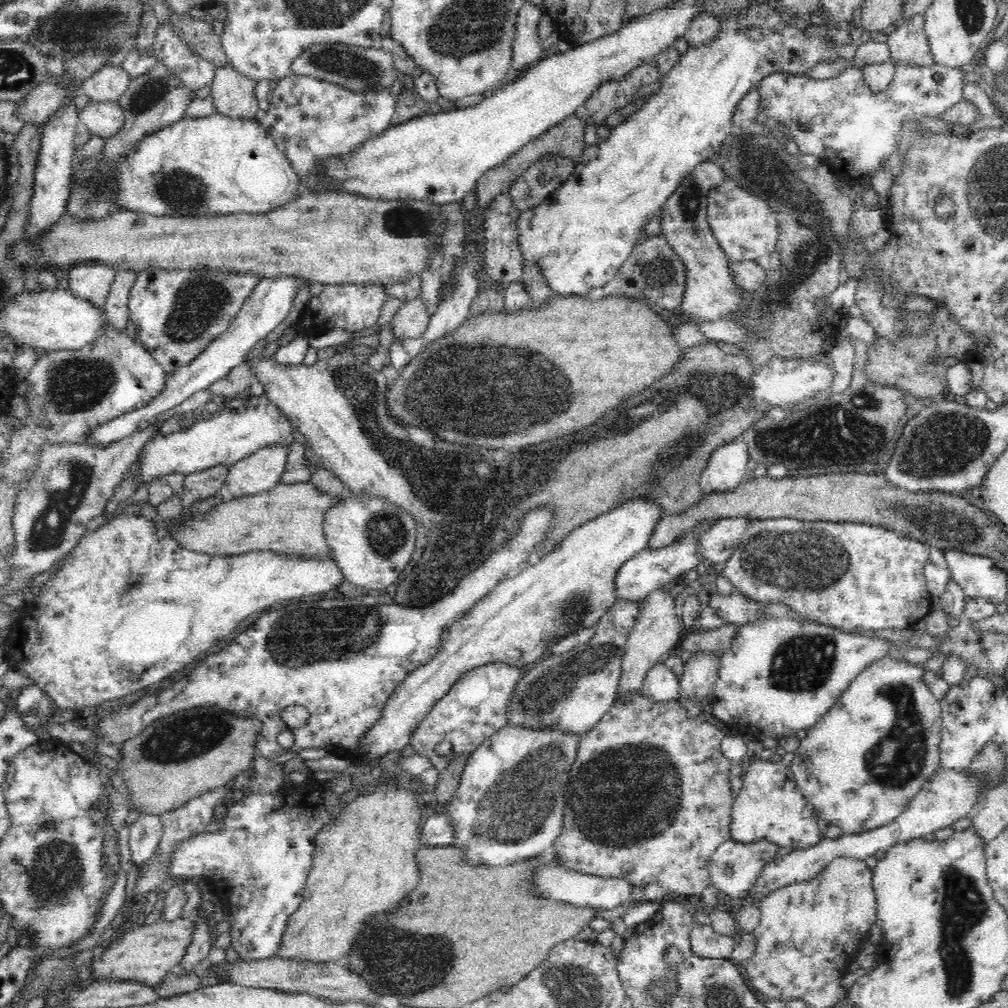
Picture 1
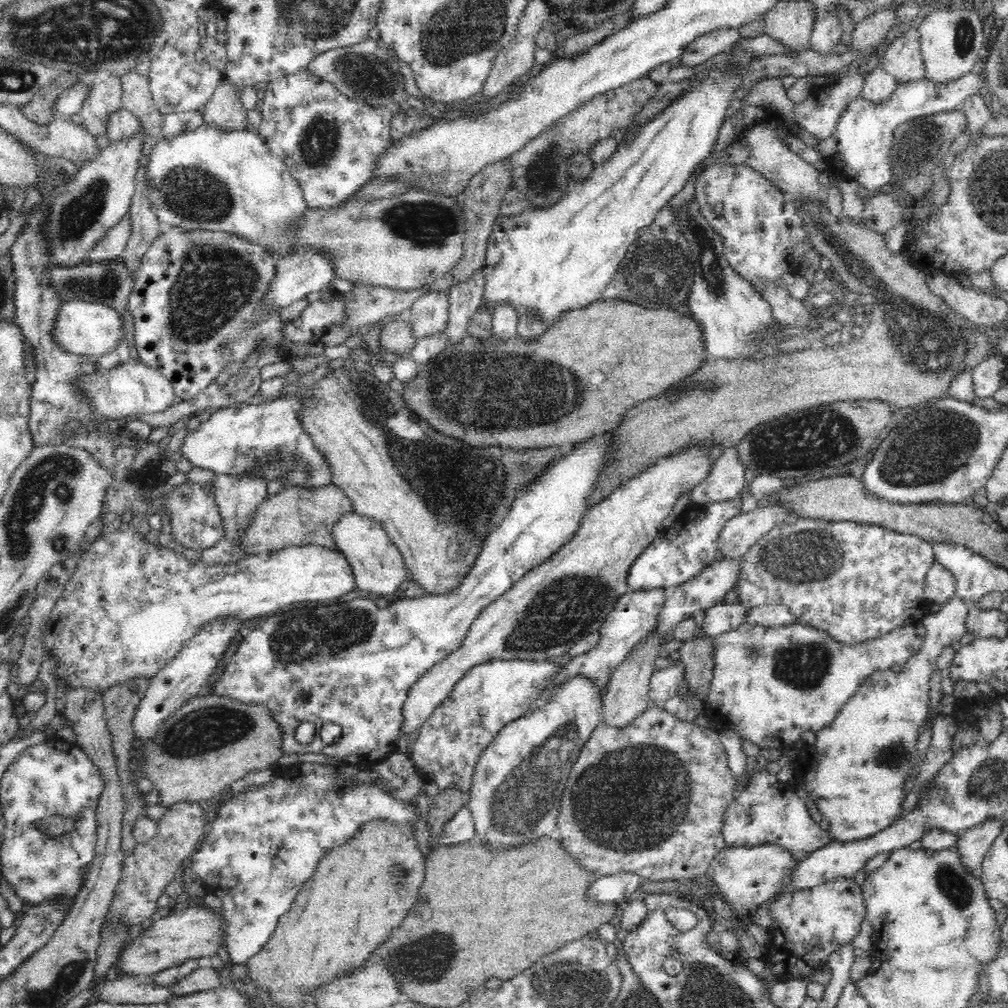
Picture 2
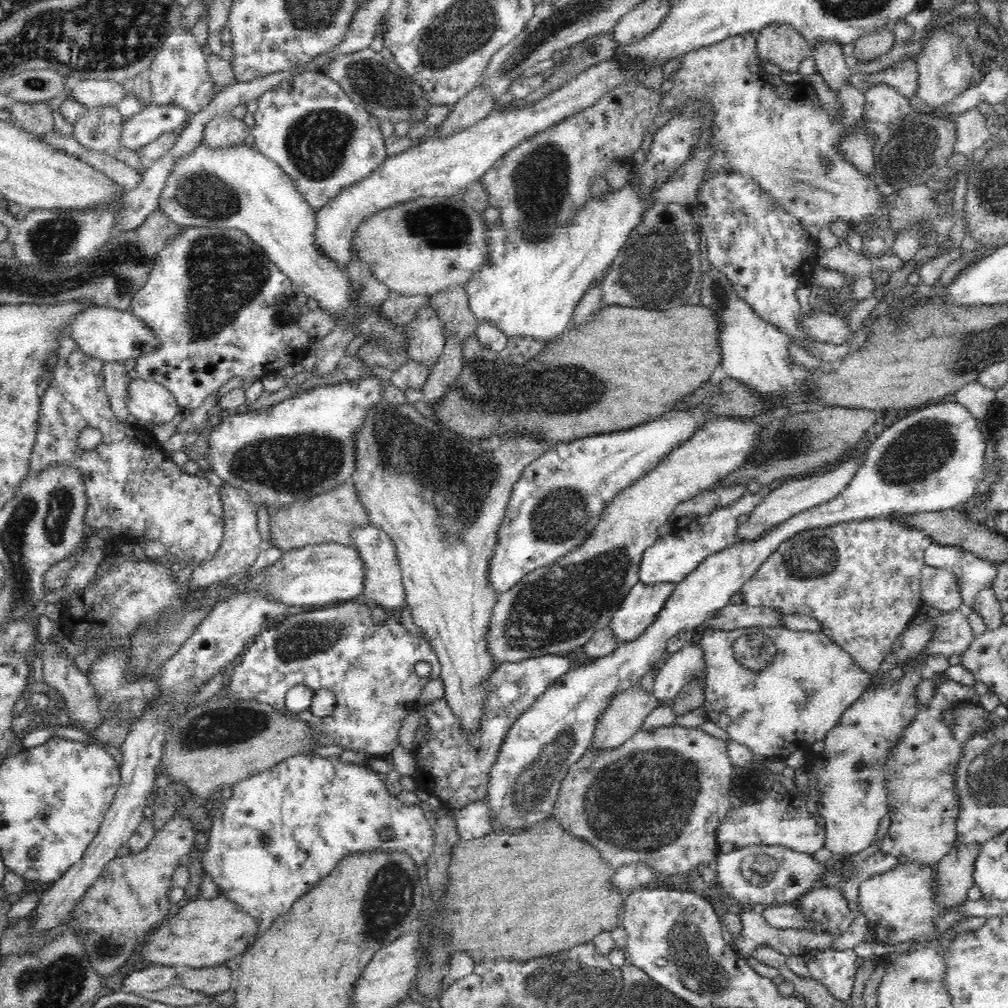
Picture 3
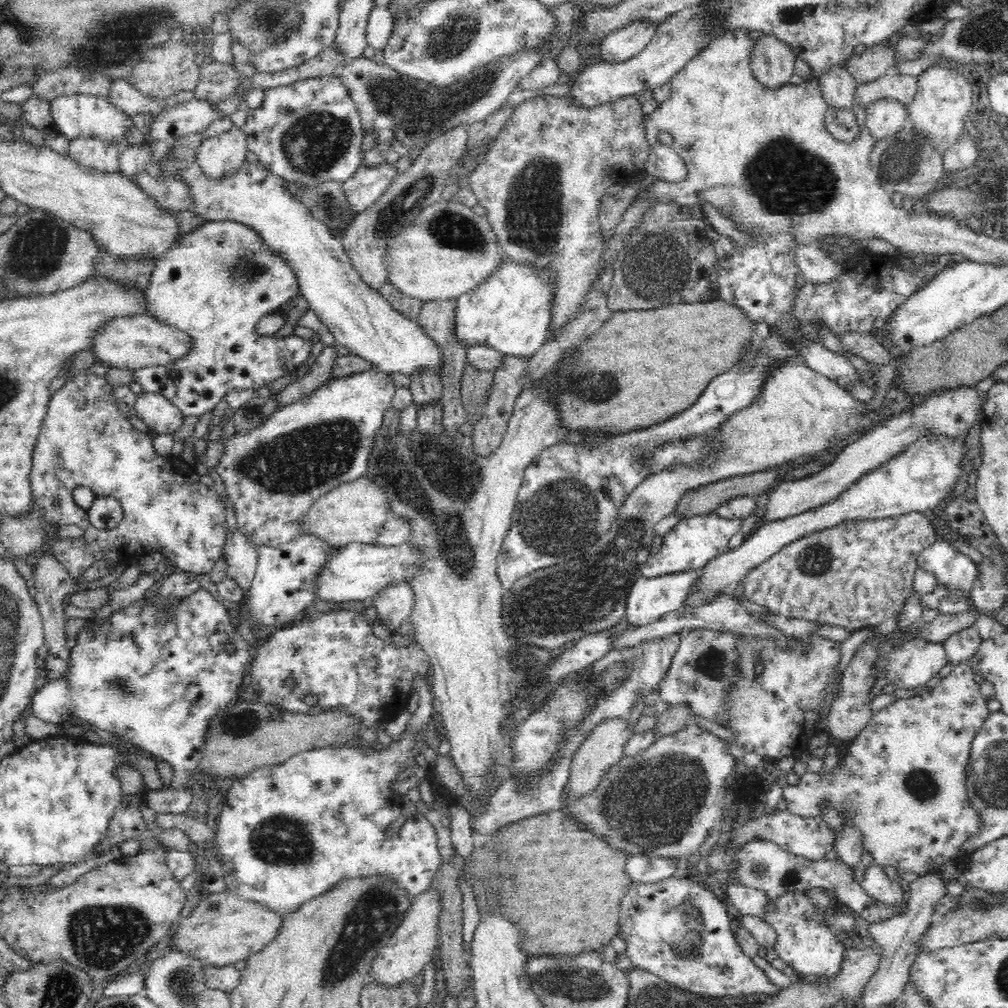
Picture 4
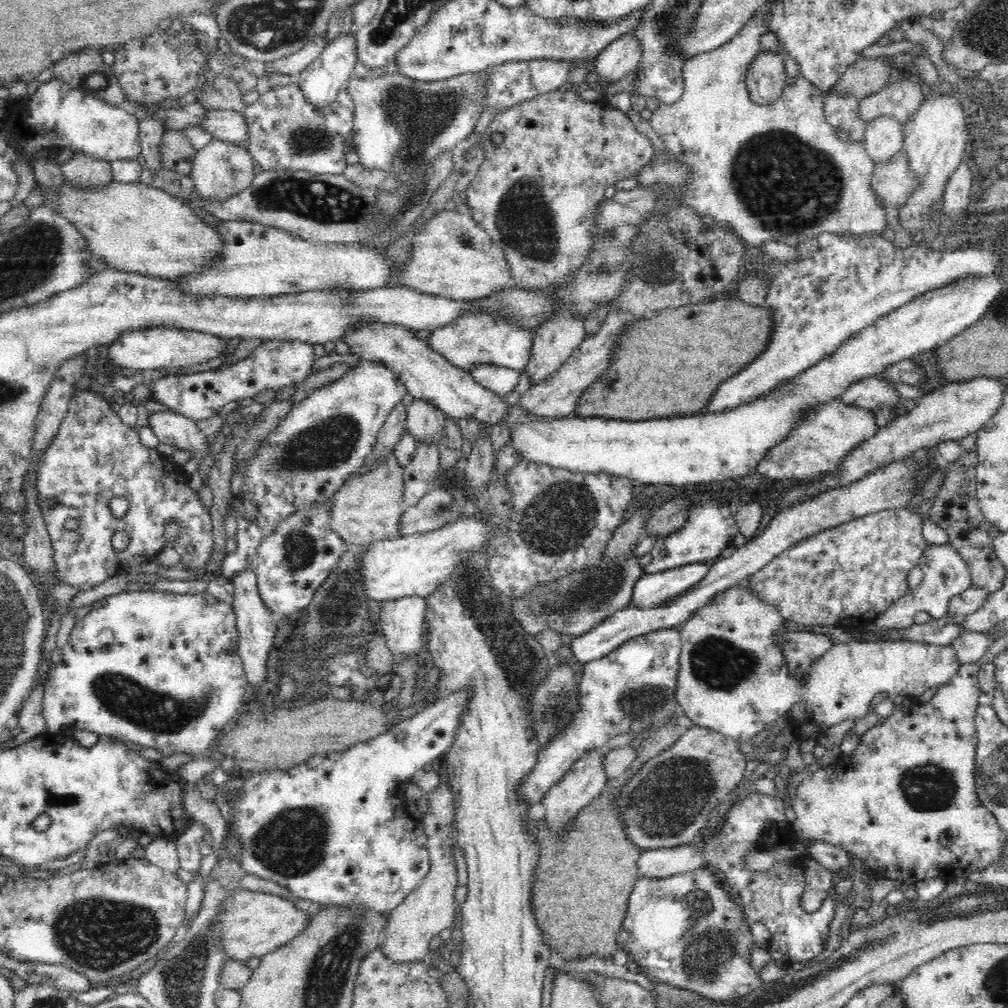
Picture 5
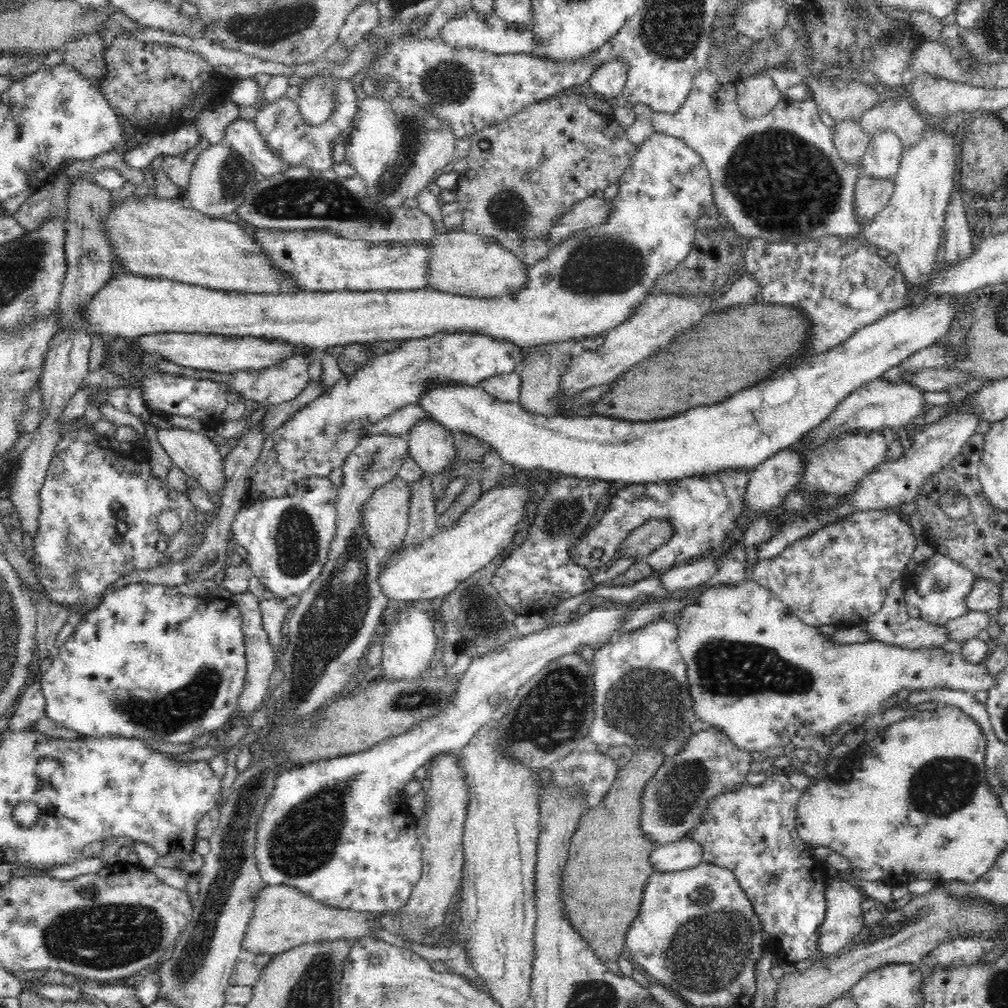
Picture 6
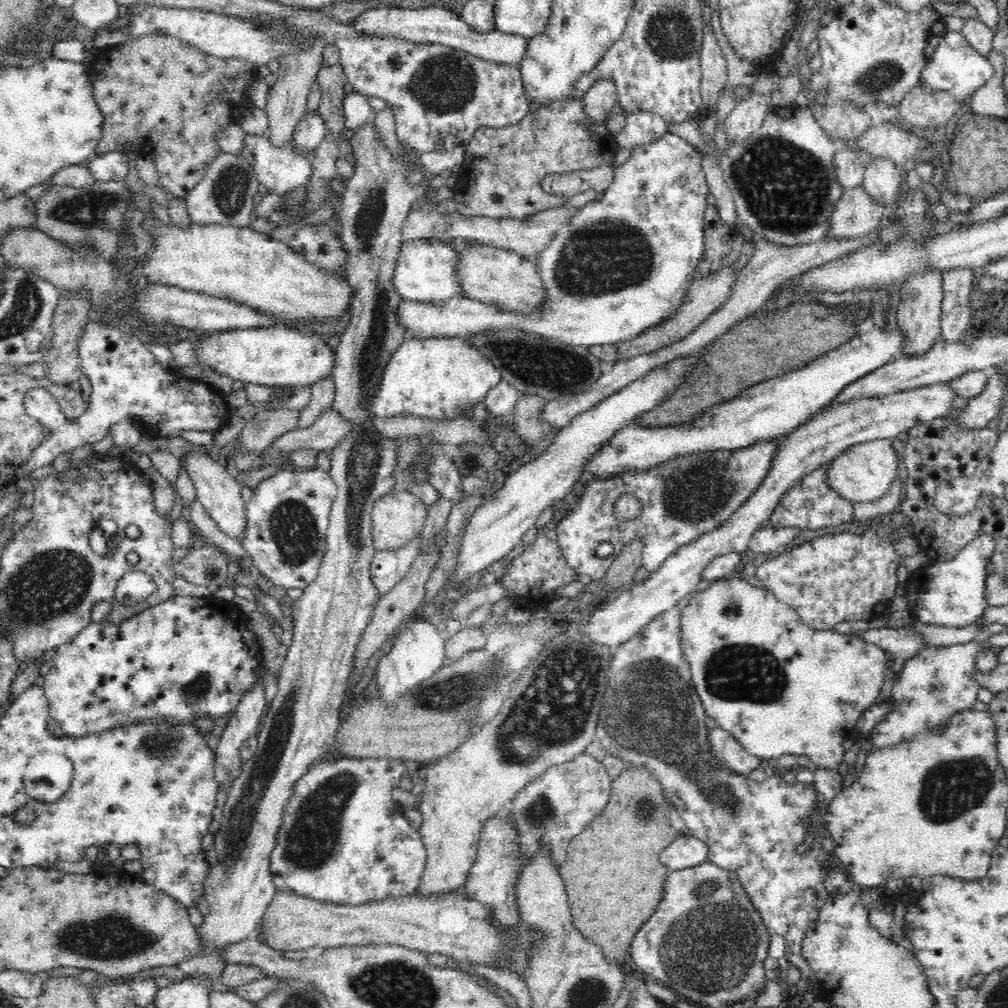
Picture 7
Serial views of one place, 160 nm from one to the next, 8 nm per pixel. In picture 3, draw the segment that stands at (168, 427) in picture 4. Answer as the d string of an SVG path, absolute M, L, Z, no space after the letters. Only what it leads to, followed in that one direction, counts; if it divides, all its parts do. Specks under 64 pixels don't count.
M140 377L128 382L125 405L132 421L152 421L159 425L172 420L182 410L166 387Z

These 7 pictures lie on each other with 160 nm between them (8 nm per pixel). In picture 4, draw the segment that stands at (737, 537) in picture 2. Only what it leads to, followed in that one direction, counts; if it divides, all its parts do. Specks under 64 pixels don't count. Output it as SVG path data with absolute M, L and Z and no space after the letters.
M963 387L955 390L931 394L920 404L916 404L909 412L902 412L890 415L881 424L876 424L870 431L844 447L844 450L837 454L833 462L817 474L794 479L792 481L782 480L772 490L766 504L766 512L759 524L768 521L780 521L786 518L797 516L807 510L818 508L828 504L832 499L840 496L849 486L852 486L856 479L868 474L877 466L884 464L893 454L900 452L906 445L913 443L920 434L932 431L952 437L964 437L972 428L982 411L982 400L980 393L974 387Z

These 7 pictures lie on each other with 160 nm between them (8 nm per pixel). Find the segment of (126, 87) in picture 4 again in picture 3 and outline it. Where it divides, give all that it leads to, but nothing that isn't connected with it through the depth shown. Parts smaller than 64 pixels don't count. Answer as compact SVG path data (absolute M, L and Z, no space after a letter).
M78 79L74 83L74 88L70 89L69 96L78 104L81 104L81 107L85 108L85 110L91 109L96 105L107 105L110 103L112 103L112 105L118 106L119 102L121 101L121 98L124 96L126 86L128 87L129 84L117 84L116 81L105 81L96 79Z

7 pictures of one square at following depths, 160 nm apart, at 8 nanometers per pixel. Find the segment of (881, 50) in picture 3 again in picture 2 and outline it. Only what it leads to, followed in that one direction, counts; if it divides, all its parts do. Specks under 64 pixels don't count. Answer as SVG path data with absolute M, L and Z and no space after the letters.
M882 7L856 22L852 33L852 49L872 52L883 44L886 33L897 23L894 7Z

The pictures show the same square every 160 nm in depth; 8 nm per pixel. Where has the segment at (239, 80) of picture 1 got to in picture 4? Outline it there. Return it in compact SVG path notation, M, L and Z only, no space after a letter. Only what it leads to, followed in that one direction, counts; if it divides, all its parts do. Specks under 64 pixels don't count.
M233 126L219 135L205 138L198 148L196 162L208 177L221 177L235 171L250 156L247 134Z

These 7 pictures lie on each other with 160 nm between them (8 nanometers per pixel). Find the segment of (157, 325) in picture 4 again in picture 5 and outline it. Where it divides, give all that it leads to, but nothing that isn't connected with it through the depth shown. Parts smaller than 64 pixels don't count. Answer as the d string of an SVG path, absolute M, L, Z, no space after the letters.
M155 326L140 327L124 331L108 348L108 358L112 364L126 368L134 368L136 371L165 368L170 370L178 367L188 367L202 364L224 354L228 342L215 334L188 330L180 327Z

